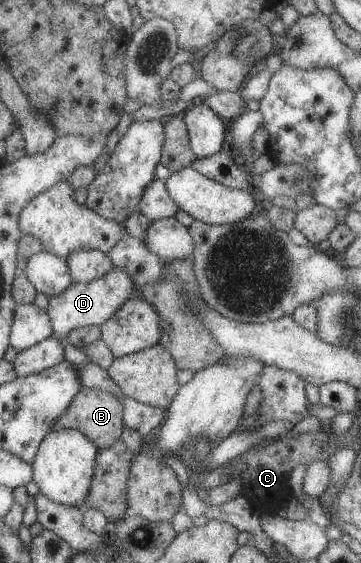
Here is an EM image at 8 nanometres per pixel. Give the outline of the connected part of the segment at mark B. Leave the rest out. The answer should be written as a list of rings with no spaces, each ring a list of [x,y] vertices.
[[[81,387],[79,392],[73,396],[65,414],[55,419],[51,431],[59,429],[75,429],[83,433],[85,437],[92,440],[97,449],[104,449],[111,446],[115,441],[120,440],[123,432],[122,404],[113,394],[98,387]]]

